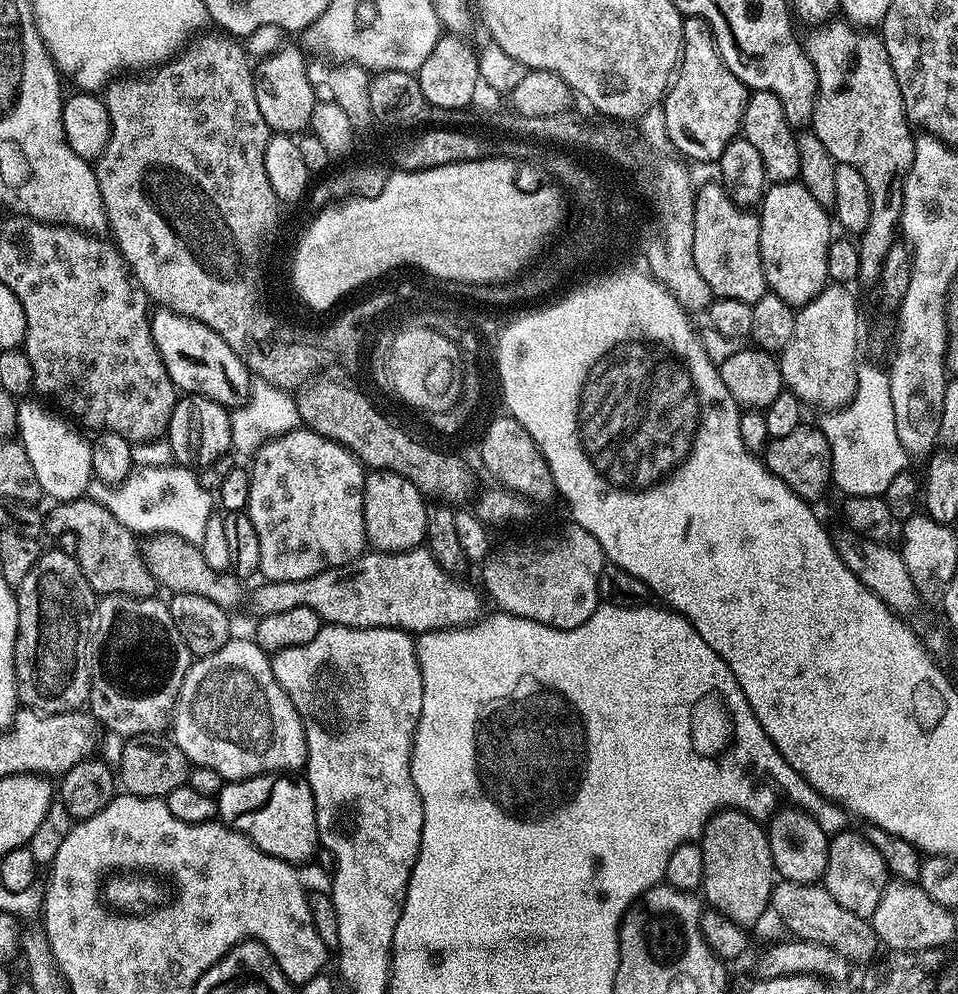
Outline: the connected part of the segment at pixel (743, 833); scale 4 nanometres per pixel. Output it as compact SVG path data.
M726 808L708 819L698 843L704 867L703 899L707 903L709 900L715 911L736 924L751 926L758 923L764 911L769 911L772 885L778 876L765 825L737 808Z

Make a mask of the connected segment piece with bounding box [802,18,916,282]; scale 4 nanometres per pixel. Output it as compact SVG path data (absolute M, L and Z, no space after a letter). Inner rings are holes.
M833 18L809 28L812 29L808 37L803 37L802 47L816 68L816 105L812 111L810 128L818 134L818 138L822 138L822 146L826 146L837 164L854 166L854 170L866 178L866 190L870 190L870 222L859 235L858 247L861 277L872 282L879 276L890 246L898 240L904 183L906 174L910 174L916 149L914 132L904 109L902 90L898 86L894 66L890 66L886 46L875 31L865 30L844 18Z

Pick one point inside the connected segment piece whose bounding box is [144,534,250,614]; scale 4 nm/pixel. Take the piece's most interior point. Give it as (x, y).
(181, 567)

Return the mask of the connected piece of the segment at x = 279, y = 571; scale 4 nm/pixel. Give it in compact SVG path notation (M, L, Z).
M306 427L295 428L286 434L274 437L263 444L260 449L250 457L248 477L250 478L250 498L246 509L250 522L254 522L254 530L258 534L258 554L260 555L259 575L265 581L298 582L304 578L314 578L331 568L346 568L349 564L359 560L369 547L364 521L364 478L366 469L360 459L349 448L343 448L338 442L326 438L322 434L312 432Z

